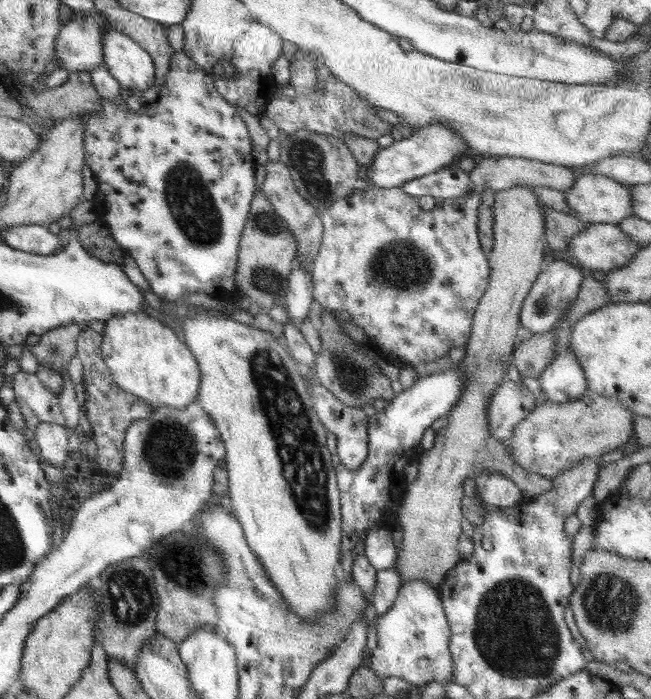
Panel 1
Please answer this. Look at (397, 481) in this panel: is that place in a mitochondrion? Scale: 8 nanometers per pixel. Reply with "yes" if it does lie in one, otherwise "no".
no

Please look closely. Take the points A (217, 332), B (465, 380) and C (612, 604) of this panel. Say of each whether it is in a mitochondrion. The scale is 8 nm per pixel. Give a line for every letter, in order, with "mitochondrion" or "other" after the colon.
A: other
B: other
C: mitochondrion

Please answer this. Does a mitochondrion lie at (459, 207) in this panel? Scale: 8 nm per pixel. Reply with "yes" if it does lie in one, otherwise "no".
no

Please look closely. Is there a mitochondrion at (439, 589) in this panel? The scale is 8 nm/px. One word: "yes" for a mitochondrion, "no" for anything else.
no

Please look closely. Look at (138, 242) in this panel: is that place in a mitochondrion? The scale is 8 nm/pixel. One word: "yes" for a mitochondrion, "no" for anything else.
no

